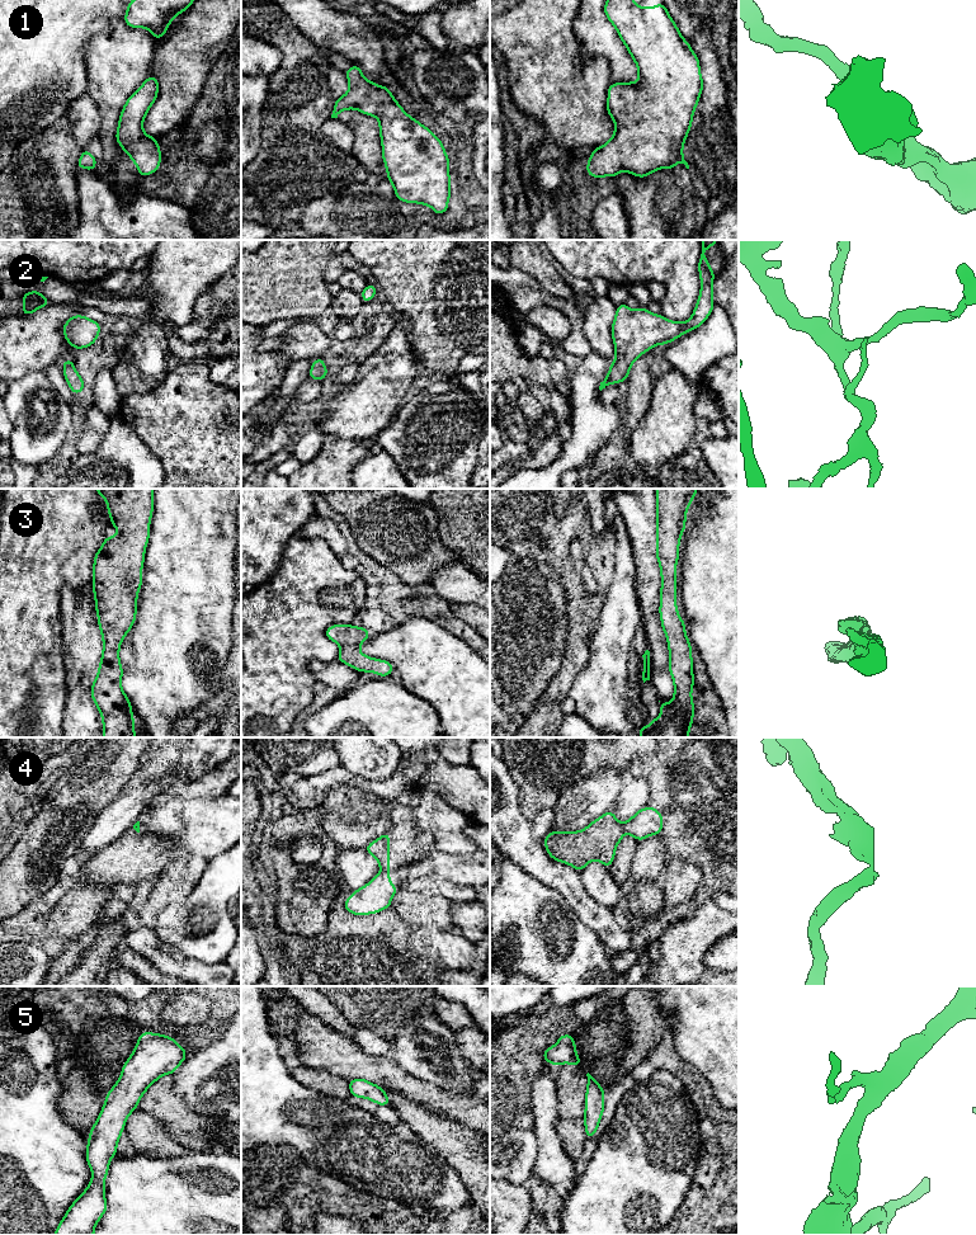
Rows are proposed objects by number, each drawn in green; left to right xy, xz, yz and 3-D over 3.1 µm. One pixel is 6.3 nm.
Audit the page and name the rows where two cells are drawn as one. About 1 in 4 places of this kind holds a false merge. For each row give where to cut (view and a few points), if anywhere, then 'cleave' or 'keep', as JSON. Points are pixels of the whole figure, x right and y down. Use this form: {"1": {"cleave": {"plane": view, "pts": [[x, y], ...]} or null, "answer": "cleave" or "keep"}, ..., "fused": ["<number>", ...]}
{"1": {"cleave": null, "answer": "keep"}, "2": {"cleave": null, "answer": "keep"}, "3": {"cleave": null, "answer": "keep"}, "4": {"cleave": {"plane": "xz", "pts": [[382, 870], [387, 871]]}, "answer": "cleave"}, "5": {"cleave": null, "answer": "keep"}, "fused": ["4"]}

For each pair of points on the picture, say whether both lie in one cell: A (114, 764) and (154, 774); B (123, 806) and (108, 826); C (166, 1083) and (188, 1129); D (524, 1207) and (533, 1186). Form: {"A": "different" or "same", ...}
{"A": "different", "B": "same", "C": "same", "D": "different"}

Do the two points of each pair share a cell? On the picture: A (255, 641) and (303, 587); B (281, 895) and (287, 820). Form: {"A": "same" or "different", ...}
{"A": "same", "B": "same"}

